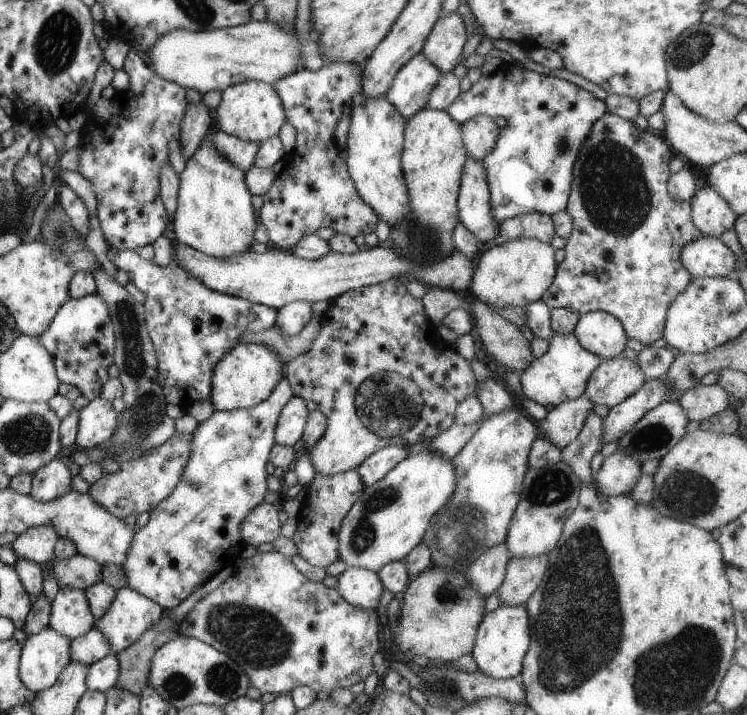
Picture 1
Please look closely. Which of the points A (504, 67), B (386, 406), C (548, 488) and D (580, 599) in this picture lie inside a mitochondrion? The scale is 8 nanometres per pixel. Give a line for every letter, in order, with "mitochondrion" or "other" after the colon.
A: other
B: mitochondrion
C: mitochondrion
D: mitochondrion

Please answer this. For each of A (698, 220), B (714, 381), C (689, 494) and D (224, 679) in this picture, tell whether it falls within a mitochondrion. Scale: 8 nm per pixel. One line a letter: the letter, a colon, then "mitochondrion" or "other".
A: other
B: other
C: mitochondrion
D: mitochondrion

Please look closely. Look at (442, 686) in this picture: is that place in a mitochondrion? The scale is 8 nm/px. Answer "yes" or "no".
yes

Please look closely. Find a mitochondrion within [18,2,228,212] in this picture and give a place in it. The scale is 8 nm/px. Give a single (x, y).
(55, 49)

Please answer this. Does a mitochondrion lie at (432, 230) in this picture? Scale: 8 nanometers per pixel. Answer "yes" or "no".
yes

